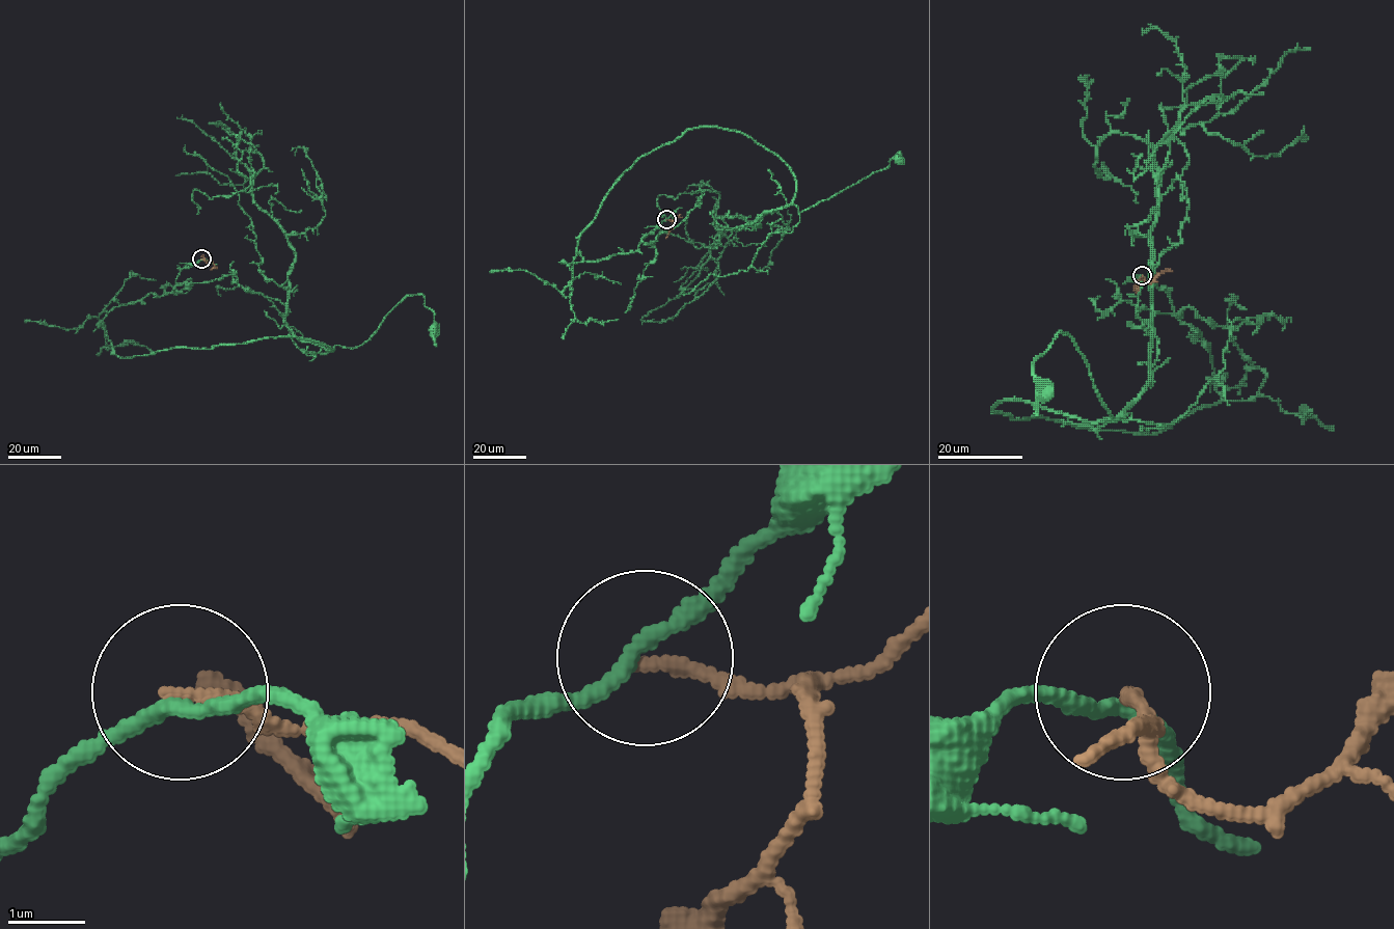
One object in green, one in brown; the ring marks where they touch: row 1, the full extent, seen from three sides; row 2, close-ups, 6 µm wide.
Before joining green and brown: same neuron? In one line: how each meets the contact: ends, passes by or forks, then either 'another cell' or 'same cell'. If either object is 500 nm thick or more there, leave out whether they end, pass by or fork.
green passes by; brown ends; another cell

